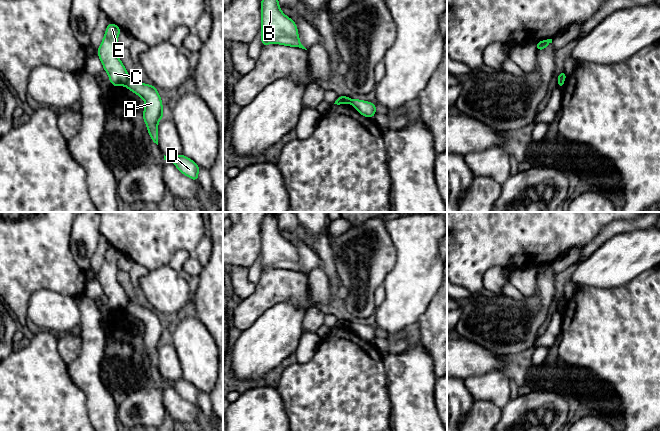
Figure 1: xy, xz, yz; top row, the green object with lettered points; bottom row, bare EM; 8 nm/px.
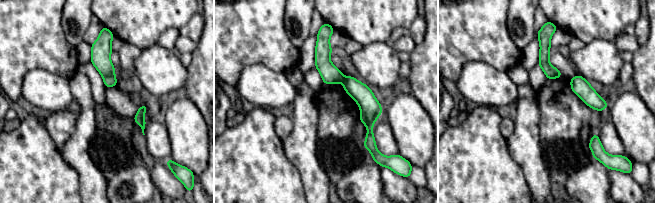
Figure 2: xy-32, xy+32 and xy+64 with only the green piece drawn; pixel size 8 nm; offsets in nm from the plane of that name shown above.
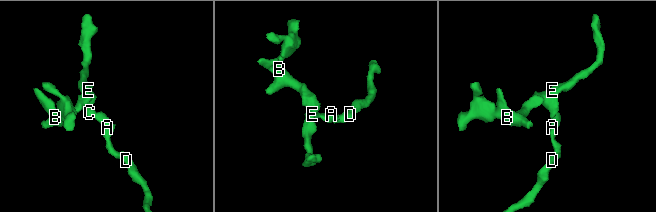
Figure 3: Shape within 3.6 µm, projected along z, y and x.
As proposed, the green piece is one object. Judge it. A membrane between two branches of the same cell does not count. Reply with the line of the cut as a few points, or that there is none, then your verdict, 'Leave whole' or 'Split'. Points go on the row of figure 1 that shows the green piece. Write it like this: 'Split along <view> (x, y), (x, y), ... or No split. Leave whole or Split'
Split along xy (130, 77), (125, 84). Split

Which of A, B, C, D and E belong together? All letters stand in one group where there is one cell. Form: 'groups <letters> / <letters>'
groups A D / B C E

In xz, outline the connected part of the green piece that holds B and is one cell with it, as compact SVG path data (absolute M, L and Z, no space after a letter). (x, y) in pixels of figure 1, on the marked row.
M278 0L261 1L261 42L262 47L280 44L307 50L299 40L295 21L280 10Z

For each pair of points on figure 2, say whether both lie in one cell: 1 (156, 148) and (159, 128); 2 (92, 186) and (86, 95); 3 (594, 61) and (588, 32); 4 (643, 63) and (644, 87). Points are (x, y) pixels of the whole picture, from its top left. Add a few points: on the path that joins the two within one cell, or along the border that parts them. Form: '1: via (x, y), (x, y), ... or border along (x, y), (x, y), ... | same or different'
1: via (157, 143), (157, 133) | same
2: via (82, 163), (82, 136), (86, 126), (86, 118) | same
3: border along (613, 40), (594, 39), (585, 44) | different
4: via (644, 69), (644, 81) | same

